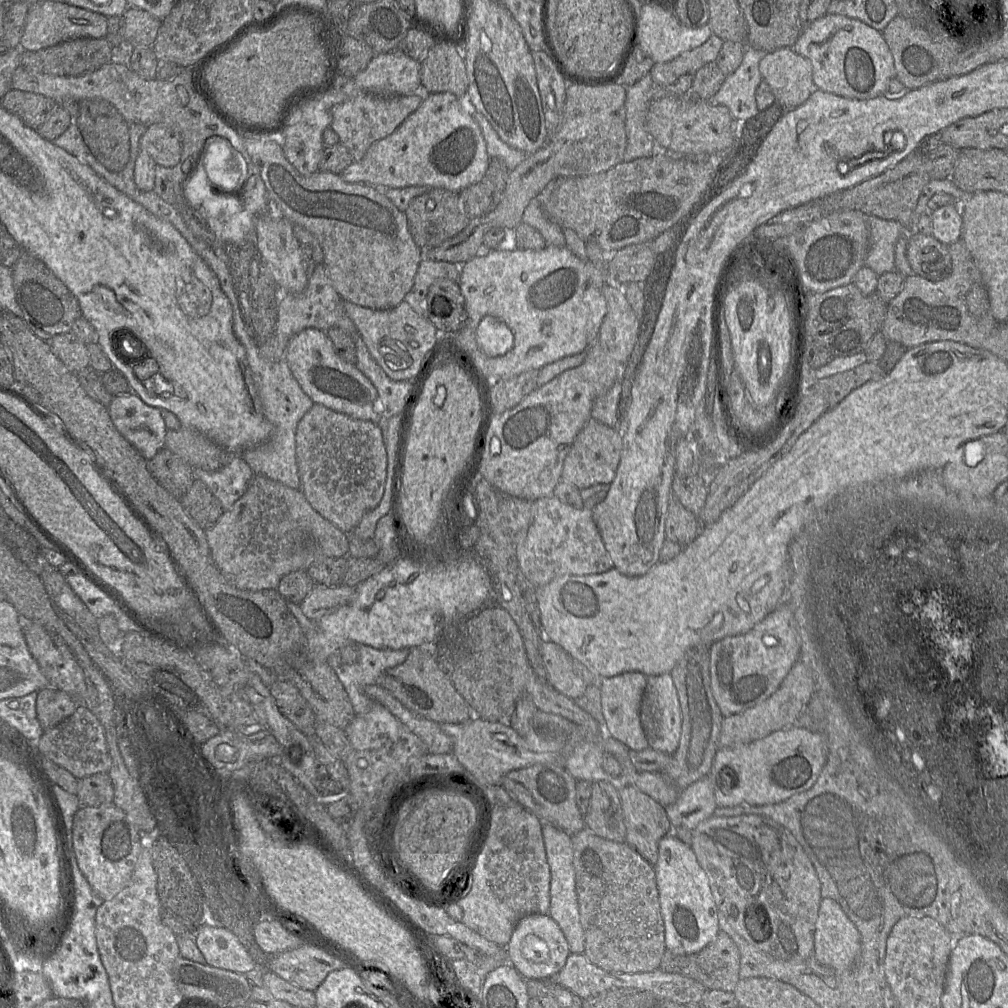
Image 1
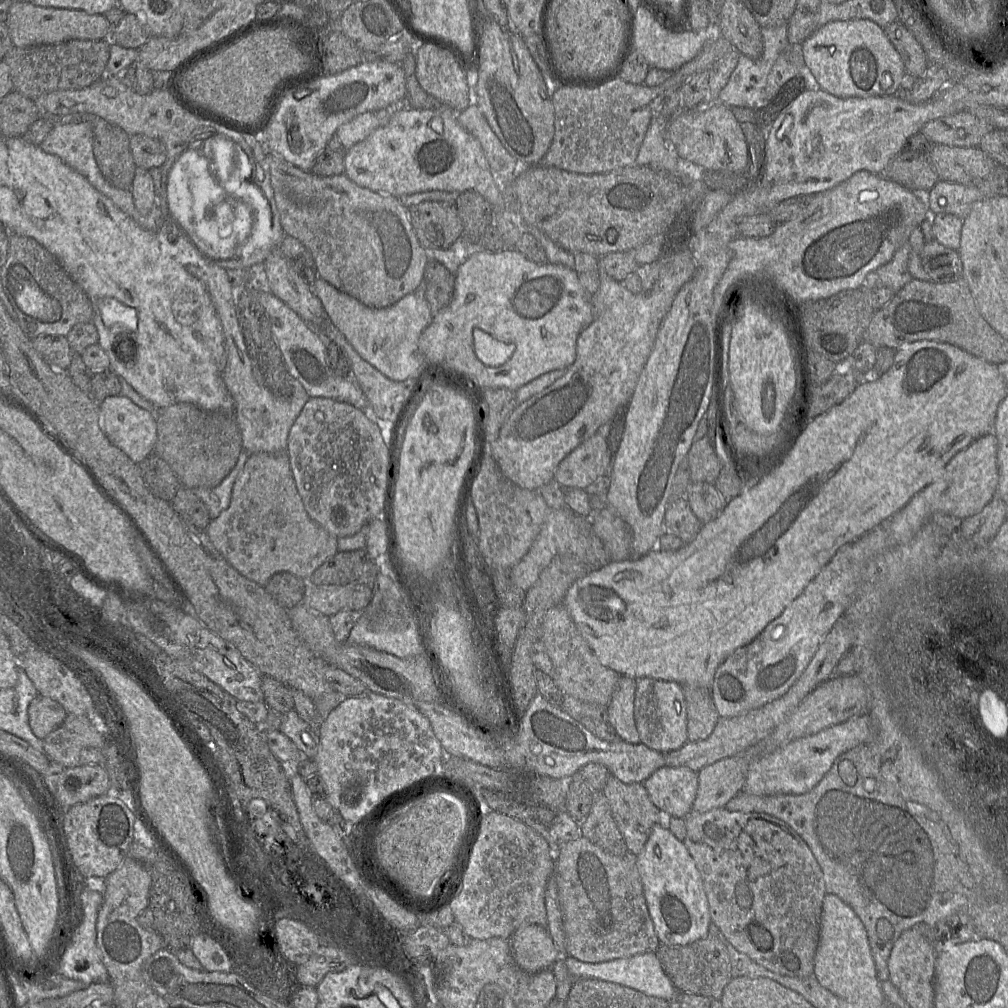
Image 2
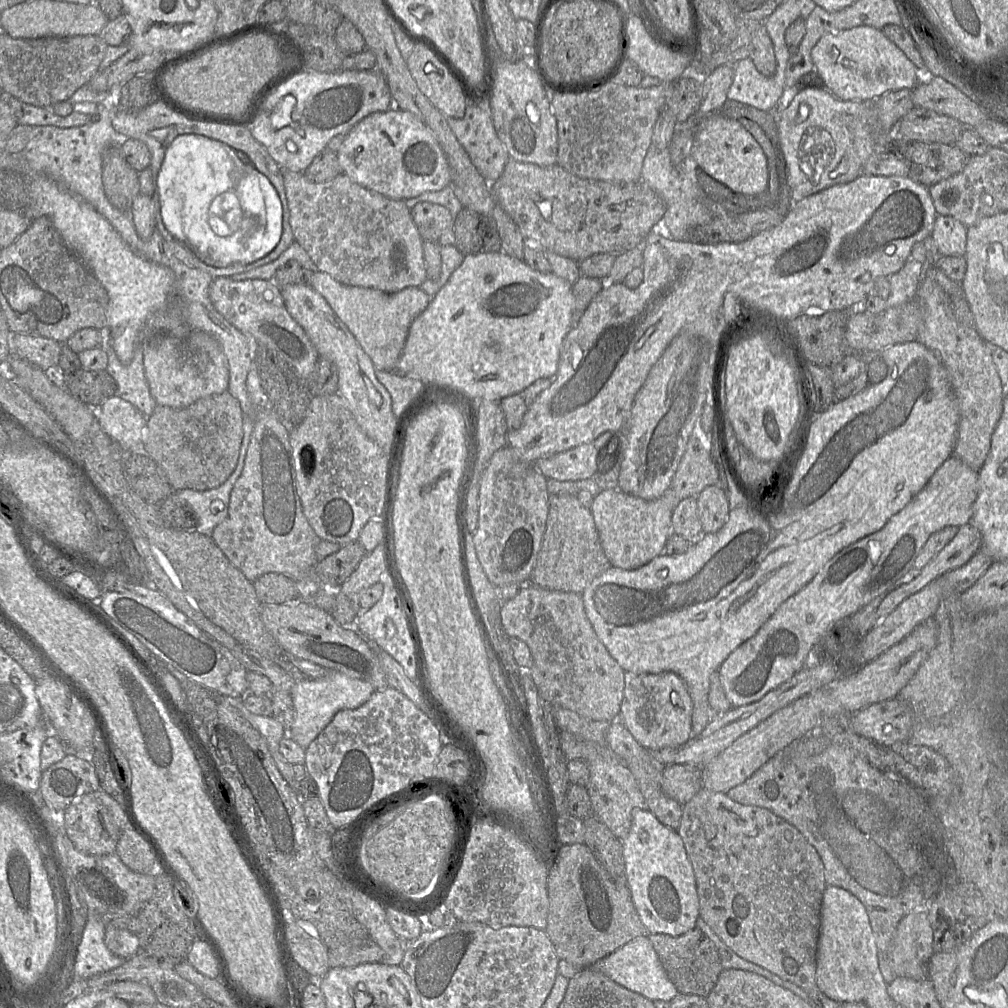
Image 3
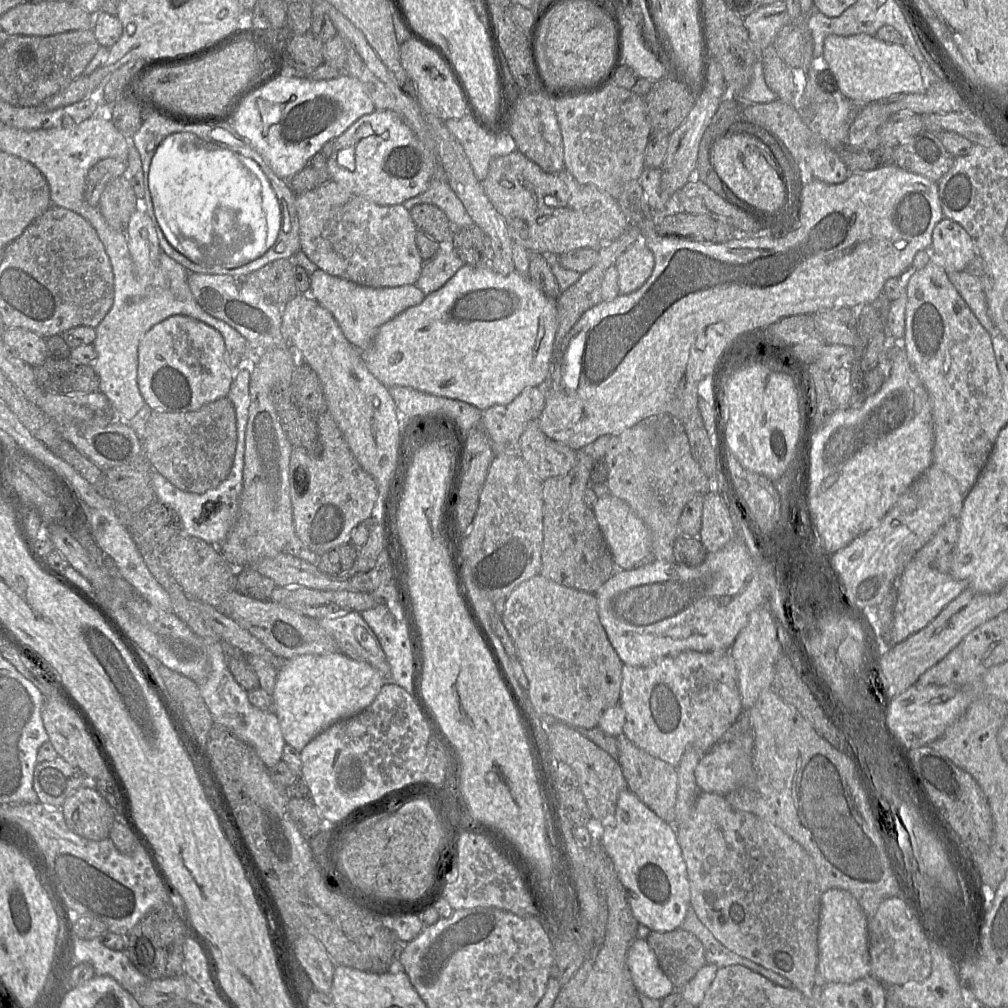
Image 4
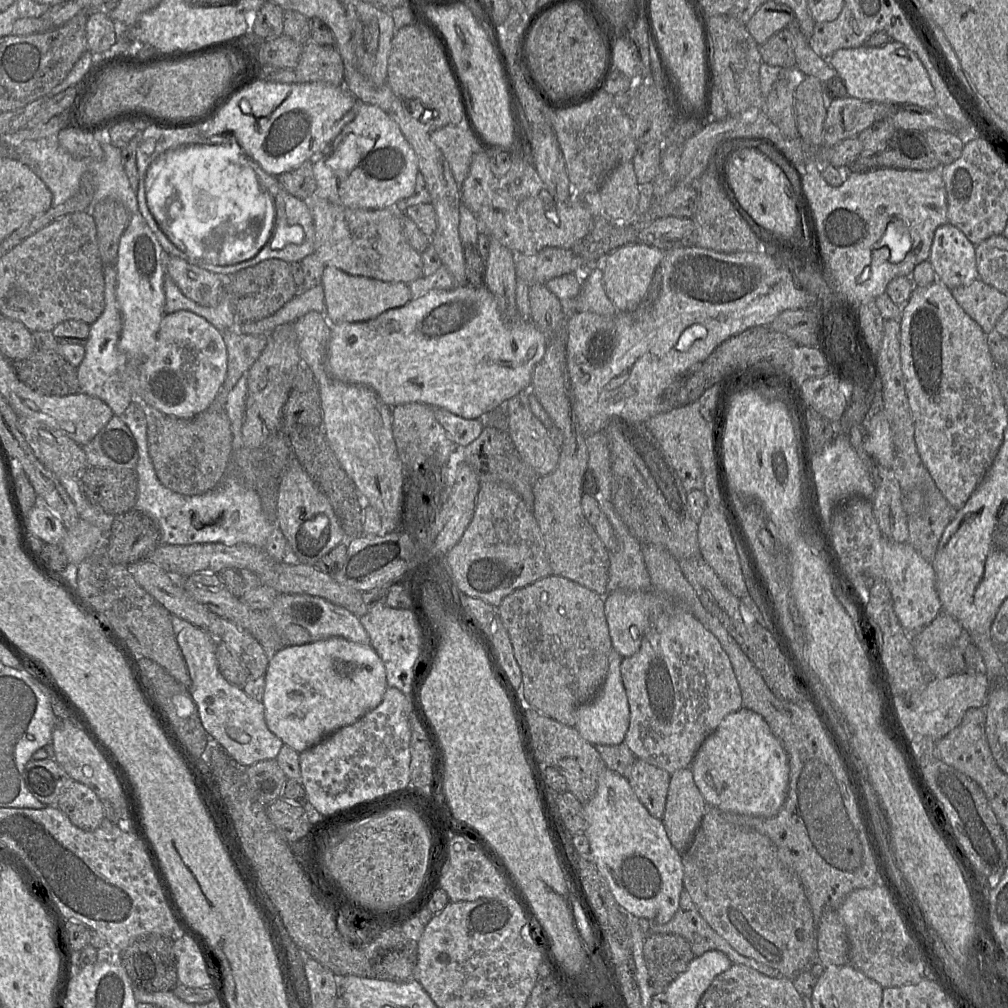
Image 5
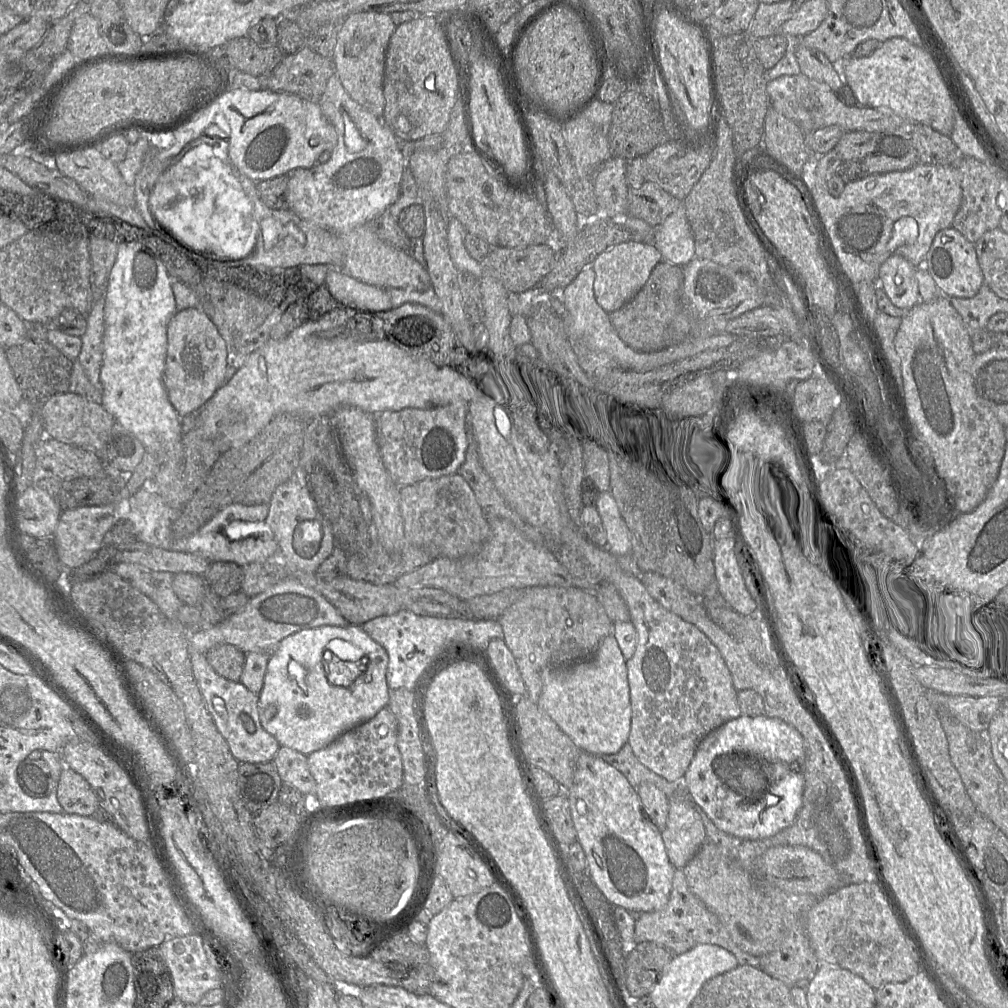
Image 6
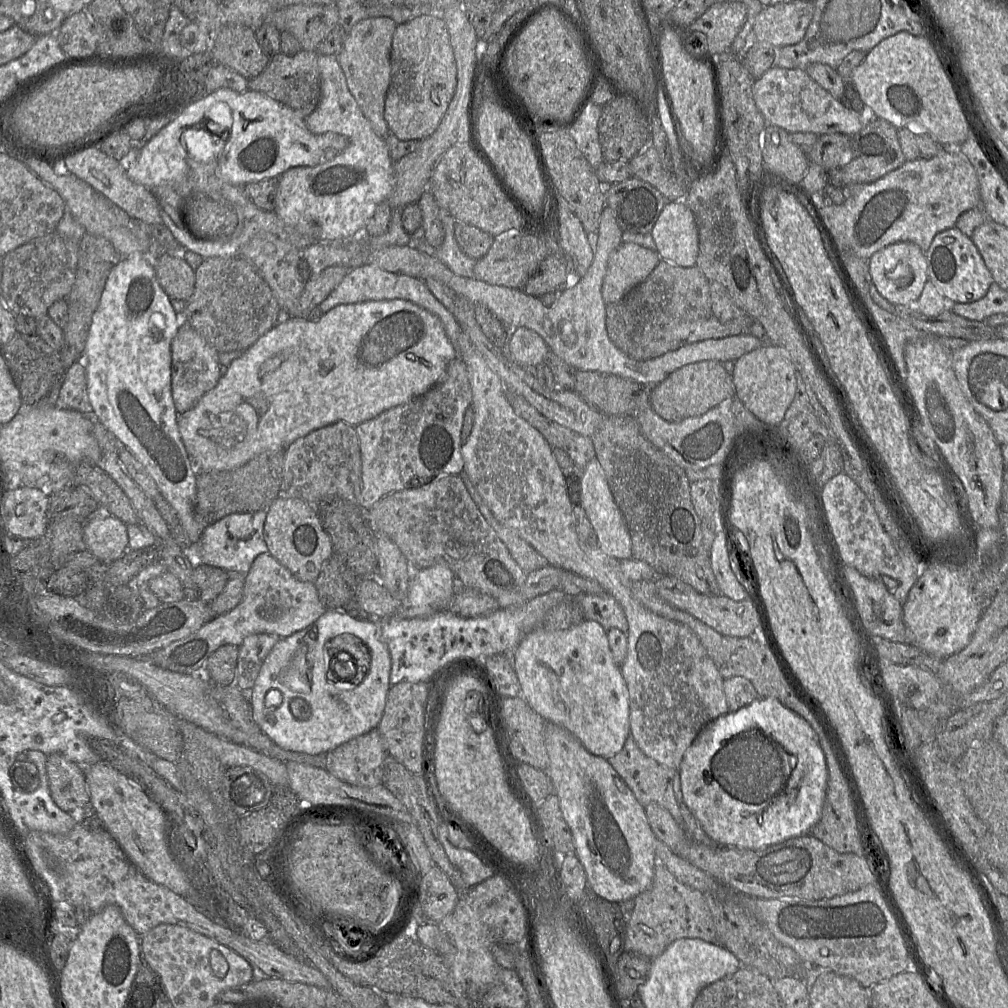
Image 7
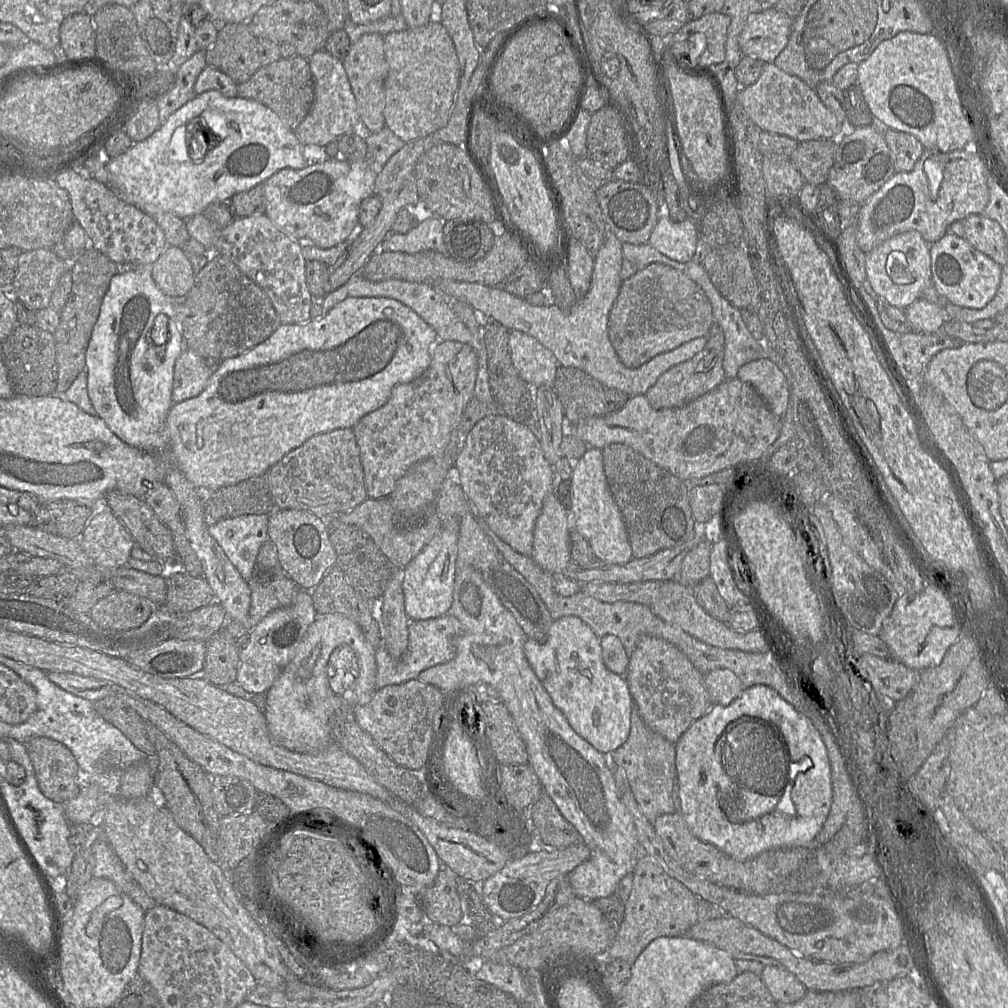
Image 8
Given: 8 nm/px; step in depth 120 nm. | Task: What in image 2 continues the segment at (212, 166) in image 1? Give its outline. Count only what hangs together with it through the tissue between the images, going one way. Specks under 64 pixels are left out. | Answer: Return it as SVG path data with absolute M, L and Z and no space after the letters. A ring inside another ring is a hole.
M211 137L204 140L204 143L212 143L211 162L216 179L225 187L225 180L230 176L229 163L234 158L239 158L245 164L245 170L237 177L239 180L248 180L251 176L251 164L245 152L234 142L225 137Z

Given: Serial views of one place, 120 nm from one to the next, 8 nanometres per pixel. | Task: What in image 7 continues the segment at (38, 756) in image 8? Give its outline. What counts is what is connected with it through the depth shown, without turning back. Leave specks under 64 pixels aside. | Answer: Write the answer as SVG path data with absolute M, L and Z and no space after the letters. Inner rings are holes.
M53 753L47 755L46 769L53 801L63 811L75 815L78 824L90 807L84 768L60 753Z

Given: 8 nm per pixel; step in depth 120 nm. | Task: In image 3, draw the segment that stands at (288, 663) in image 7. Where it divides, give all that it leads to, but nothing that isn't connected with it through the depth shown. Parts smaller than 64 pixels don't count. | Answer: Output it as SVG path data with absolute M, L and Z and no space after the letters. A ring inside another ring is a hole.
M327 670L325 675L317 679L296 679L290 691L295 716L287 736L306 749L338 711L360 707L368 701L374 691L371 683L335 670Z

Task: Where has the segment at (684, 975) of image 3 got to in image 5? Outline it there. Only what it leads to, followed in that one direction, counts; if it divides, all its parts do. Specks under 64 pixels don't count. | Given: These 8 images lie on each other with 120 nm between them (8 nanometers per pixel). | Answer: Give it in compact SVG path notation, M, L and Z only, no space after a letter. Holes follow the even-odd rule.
M648 934L643 944L643 957L655 994L664 992L694 959L688 941L675 934Z

